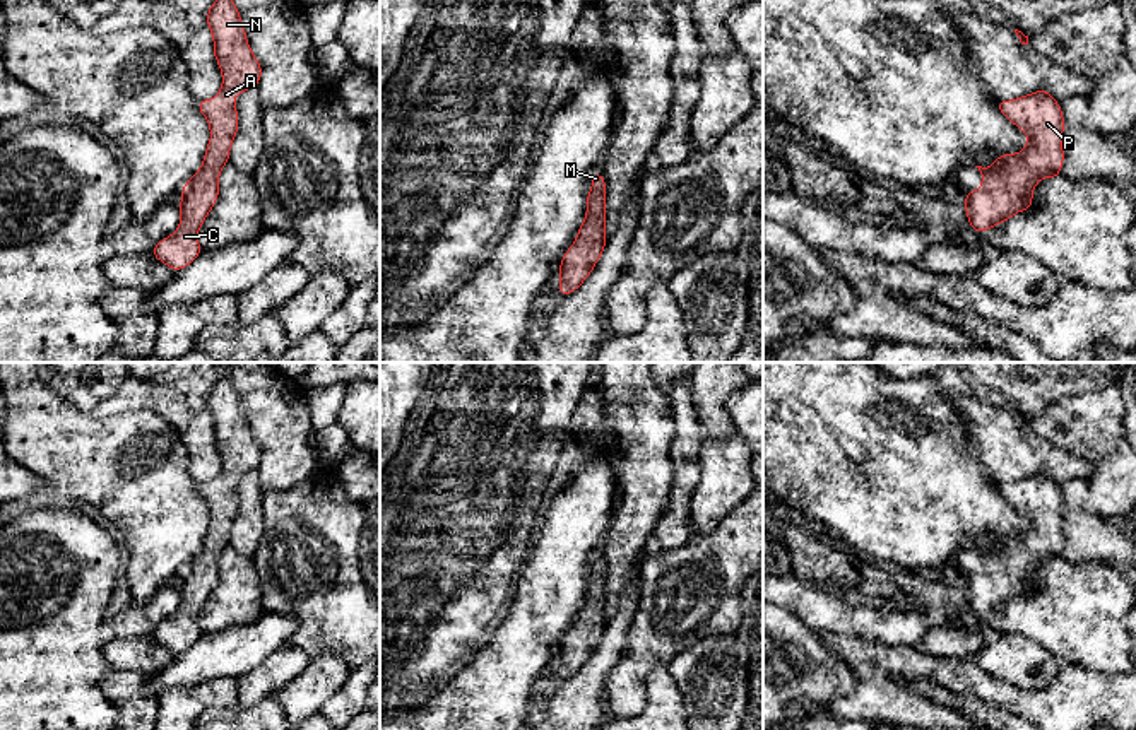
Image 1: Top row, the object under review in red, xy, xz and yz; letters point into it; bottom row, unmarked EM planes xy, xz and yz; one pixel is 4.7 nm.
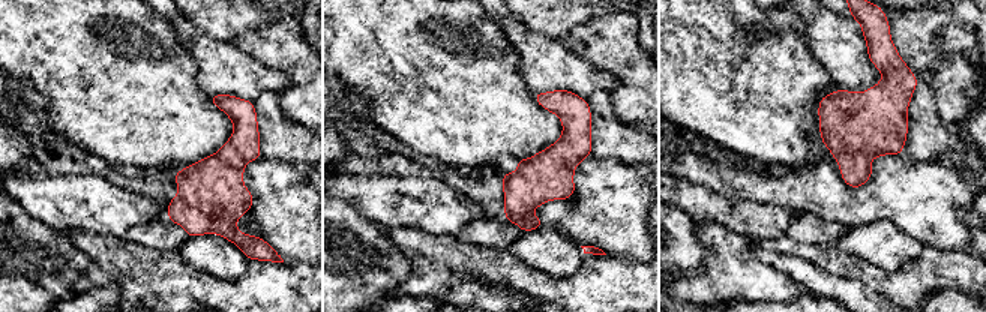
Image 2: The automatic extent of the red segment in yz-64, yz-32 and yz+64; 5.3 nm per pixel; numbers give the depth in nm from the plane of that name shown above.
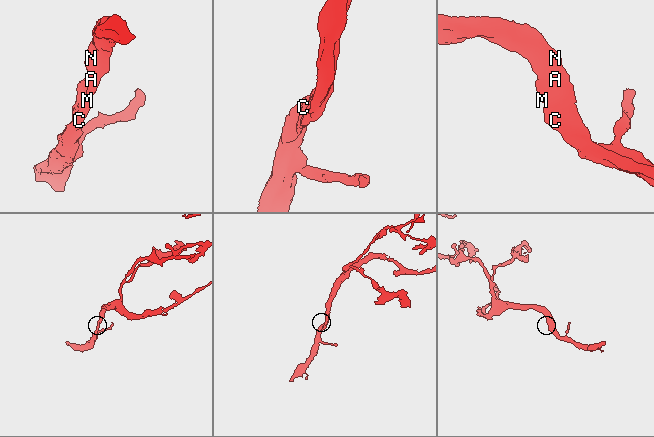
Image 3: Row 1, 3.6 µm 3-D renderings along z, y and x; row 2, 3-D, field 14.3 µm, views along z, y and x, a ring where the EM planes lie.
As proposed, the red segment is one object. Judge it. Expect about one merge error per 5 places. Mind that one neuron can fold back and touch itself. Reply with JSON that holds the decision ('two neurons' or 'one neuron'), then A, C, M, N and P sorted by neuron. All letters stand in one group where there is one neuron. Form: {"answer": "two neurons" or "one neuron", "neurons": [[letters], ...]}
{"answer": "one neuron", "neurons": [["A", "C", "M", "N", "P"]]}

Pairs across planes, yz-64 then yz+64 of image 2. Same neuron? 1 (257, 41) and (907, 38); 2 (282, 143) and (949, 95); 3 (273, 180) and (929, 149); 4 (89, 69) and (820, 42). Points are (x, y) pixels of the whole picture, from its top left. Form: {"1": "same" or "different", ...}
{"1": "same", "2": "different", "3": "different", "4": "different"}

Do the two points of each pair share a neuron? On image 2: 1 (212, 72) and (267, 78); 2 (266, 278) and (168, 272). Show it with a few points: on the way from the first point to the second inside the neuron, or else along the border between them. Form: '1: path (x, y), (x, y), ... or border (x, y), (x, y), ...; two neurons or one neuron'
1: path (225, 72), (254, 77); one neuron
2: path (242, 291), (192, 291); one neuron

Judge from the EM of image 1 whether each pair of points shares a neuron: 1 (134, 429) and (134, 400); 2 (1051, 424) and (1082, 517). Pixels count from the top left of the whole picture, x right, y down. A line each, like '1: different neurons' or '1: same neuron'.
1: different neurons
2: different neurons

